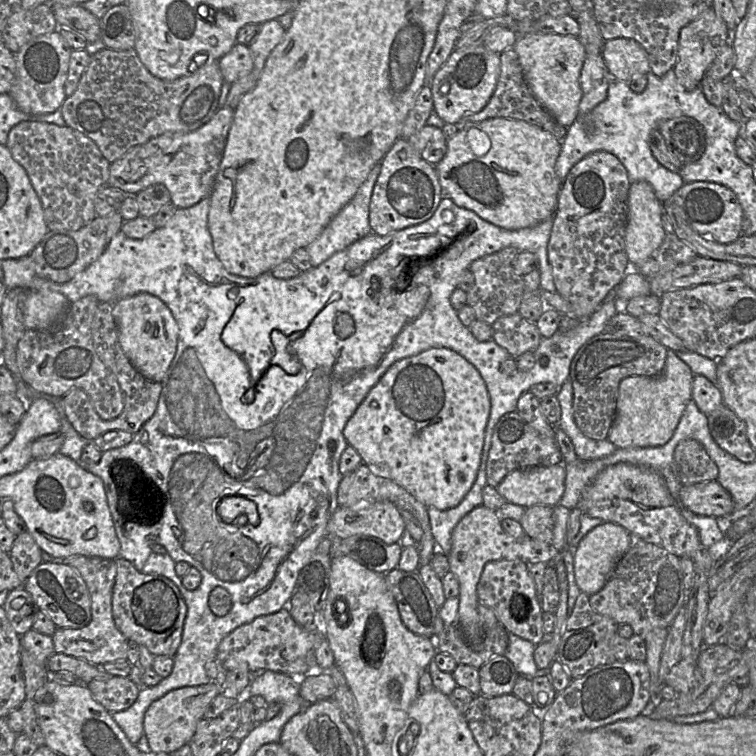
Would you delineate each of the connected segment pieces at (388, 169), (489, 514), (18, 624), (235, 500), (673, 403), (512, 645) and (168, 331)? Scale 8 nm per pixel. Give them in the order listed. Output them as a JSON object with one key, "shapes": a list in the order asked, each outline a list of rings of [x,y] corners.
{"shapes":[[[[399,138],[381,161],[381,171],[370,201],[371,230],[383,236],[421,224],[434,215],[443,197],[435,166],[424,160],[408,139]]],[[[479,505],[468,512],[457,523],[452,532],[452,545],[447,554],[450,571],[459,582],[459,607],[456,625],[460,628],[467,644],[475,651],[484,649],[485,623],[478,612],[477,585],[486,563],[500,559],[521,559],[527,562],[549,564],[556,556],[552,544],[535,540],[527,535],[514,538],[505,532],[497,513],[484,505]]],[[[24,585],[9,592],[3,607],[11,626],[20,637],[32,629],[38,607]]],[[[241,496],[224,497],[217,507],[218,518],[226,523],[237,526],[259,524],[259,514],[256,504]]],[[[668,349],[662,373],[655,377],[629,376],[621,380],[617,412],[607,439],[617,448],[658,447],[673,436],[690,400],[694,374],[675,351]]],[[[509,633],[509,643],[504,655],[512,662],[518,675],[533,678],[547,670],[540,670],[534,661],[535,644]]],[[[143,292],[114,302],[112,315],[119,343],[132,365],[147,380],[160,383],[177,347],[178,326],[170,309],[158,297]]]]}

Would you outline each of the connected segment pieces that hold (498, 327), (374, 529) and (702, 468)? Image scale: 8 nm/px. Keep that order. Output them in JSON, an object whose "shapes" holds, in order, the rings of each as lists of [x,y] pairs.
{"shapes":[[[[516,314],[498,318],[493,324],[492,339],[516,359],[525,352],[534,352],[541,341],[535,323]]],[[[382,500],[353,507],[338,506],[327,523],[326,531],[331,538],[363,534],[393,544],[404,533],[405,523],[396,506],[388,500]]],[[[696,440],[680,441],[675,448],[674,459],[682,485],[717,480],[717,465]]]]}

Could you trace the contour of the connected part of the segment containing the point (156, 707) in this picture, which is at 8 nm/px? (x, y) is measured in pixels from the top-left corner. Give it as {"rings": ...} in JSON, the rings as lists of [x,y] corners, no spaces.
{"rings":[[[219,674],[208,684],[172,690],[151,703],[144,715],[143,728],[152,755],[170,754],[189,743],[208,705],[220,694],[225,678]]]}

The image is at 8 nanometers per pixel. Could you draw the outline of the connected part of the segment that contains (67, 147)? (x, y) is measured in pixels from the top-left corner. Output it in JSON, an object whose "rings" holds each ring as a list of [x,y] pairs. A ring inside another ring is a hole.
{"rings":[[[30,118],[15,125],[8,134],[6,143],[12,158],[27,172],[43,208],[44,221],[50,231],[76,231],[88,225],[95,217],[94,199],[103,185],[103,176],[109,178],[110,163],[102,155],[97,145],[81,132],[68,126],[40,122]]]}

